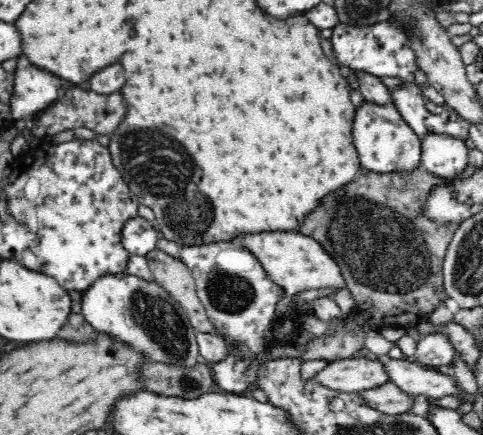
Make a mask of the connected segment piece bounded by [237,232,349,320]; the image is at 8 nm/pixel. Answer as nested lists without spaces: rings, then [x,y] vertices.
[[[279,232],[278,234],[254,235],[253,239],[237,241],[238,244],[245,245],[252,253],[260,257],[266,272],[270,278],[277,281],[290,294],[284,300],[278,302],[278,316],[287,317],[293,306],[291,296],[302,290],[320,290],[320,288],[330,288],[330,290],[344,290],[349,283],[346,279],[344,268],[338,264],[336,257],[326,250],[326,246],[313,236],[306,236],[302,232]]]

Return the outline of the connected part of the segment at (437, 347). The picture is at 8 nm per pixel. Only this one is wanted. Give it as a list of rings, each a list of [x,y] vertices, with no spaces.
[[[435,329],[432,334],[421,337],[413,360],[433,368],[443,364],[453,366],[458,356],[452,336],[445,329]]]

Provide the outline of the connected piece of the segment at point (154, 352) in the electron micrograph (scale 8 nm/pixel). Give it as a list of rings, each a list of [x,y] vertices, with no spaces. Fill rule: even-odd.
[[[129,273],[122,275],[121,278],[97,280],[97,283],[86,294],[82,294],[81,308],[86,320],[102,336],[108,336],[110,340],[118,340],[124,346],[130,346],[132,350],[142,354],[142,358],[146,358],[148,361],[162,363],[166,367],[188,370],[203,361],[196,338],[197,332],[189,322],[186,311],[154,280],[146,281],[142,277]]]

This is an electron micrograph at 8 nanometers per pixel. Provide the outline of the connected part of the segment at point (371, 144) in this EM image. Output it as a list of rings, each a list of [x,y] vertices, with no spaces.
[[[365,102],[357,110],[354,141],[356,141],[358,152],[360,152],[360,162],[366,171],[378,175],[412,176],[423,169],[422,138],[414,133],[398,109],[393,105],[384,107]]]

